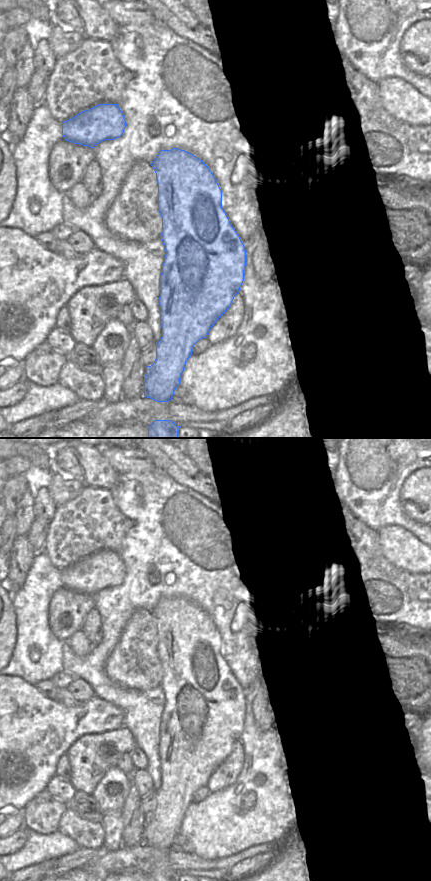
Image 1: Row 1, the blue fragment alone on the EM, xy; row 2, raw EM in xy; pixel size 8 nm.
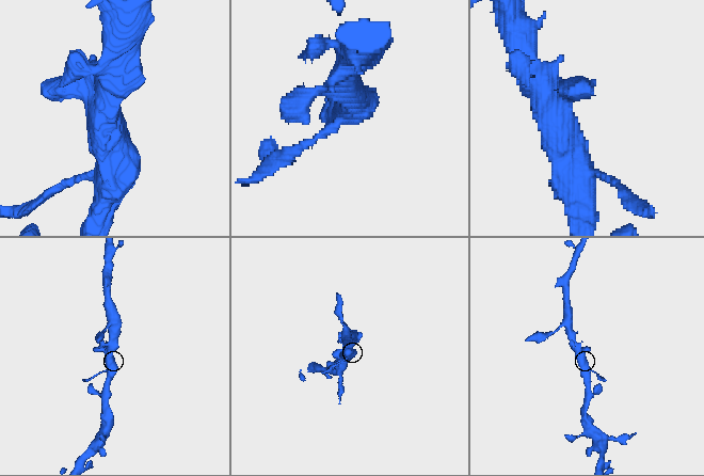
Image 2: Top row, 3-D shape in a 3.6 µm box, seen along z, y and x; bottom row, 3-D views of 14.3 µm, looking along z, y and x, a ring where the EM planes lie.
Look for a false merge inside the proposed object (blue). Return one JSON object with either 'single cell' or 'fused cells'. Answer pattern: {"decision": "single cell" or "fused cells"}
{"decision": "single cell"}

